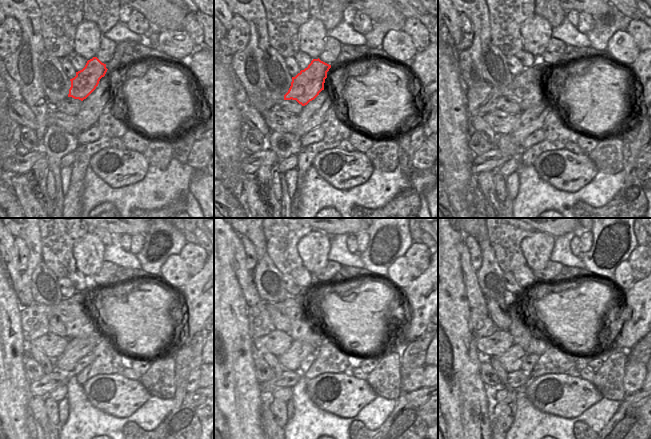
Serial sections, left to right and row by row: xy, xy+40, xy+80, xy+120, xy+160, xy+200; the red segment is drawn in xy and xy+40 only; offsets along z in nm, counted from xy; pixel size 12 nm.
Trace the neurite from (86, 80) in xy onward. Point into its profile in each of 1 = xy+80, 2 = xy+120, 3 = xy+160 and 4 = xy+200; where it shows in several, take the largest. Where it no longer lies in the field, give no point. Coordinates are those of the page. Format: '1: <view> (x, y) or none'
1: xy+80 (525, 89)
2: xy+120 (71, 312)
3: xy+160 (292, 307)
4: xy+200 (532, 344)

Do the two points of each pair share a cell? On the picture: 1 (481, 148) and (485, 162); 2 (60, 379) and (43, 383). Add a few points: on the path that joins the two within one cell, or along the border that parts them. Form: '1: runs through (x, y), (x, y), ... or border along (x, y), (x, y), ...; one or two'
1: border along (493, 147), (475, 156); two
2: runs through (56, 379), (47, 383); one

